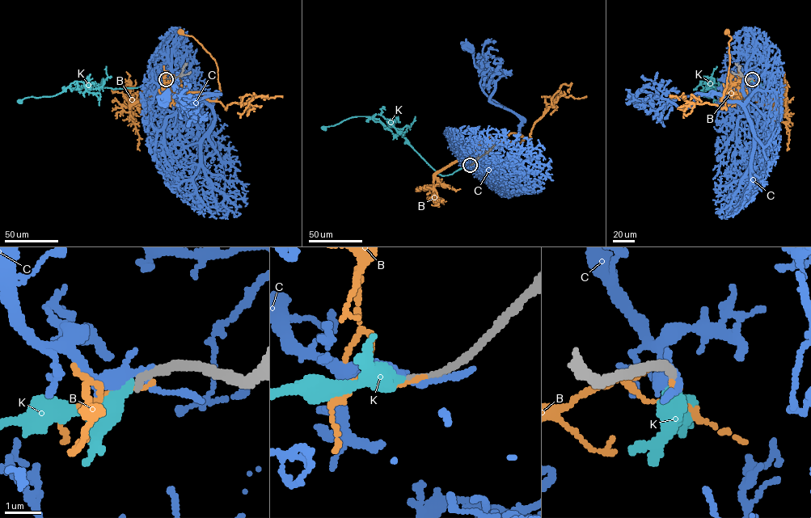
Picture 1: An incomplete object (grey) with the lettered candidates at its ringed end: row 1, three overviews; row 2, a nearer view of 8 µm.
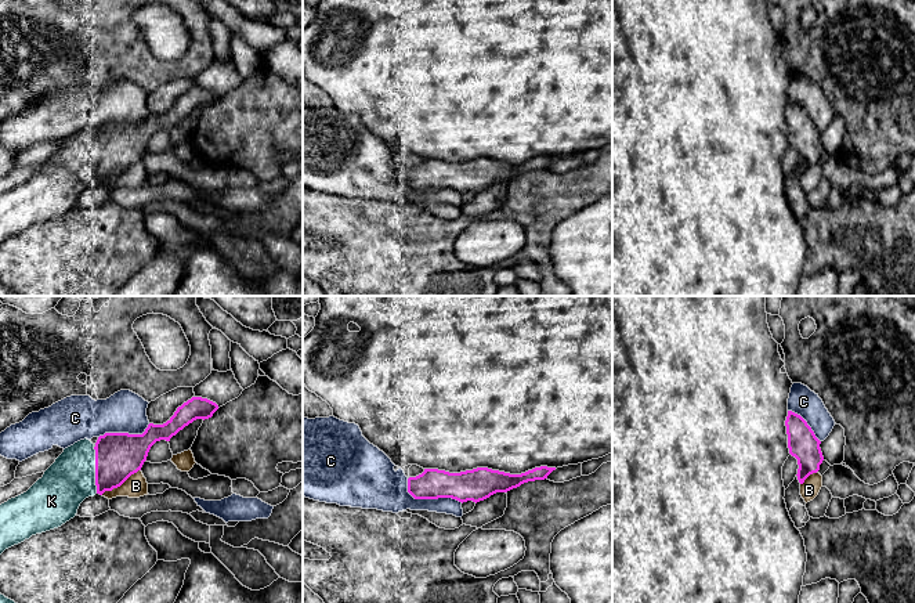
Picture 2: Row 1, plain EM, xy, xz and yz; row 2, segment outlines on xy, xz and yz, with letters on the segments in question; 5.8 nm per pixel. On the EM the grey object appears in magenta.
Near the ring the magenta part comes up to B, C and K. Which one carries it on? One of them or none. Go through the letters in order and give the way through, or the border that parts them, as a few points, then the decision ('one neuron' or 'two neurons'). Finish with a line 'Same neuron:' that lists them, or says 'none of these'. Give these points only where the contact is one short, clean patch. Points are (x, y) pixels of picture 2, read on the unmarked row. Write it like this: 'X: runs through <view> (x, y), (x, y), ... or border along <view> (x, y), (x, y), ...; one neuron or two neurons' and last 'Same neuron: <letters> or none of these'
B: border along xy (140, 159), (119, 176), (101, 184); two neurons
C: two neurons
K: one neuron
Same neuron: K

